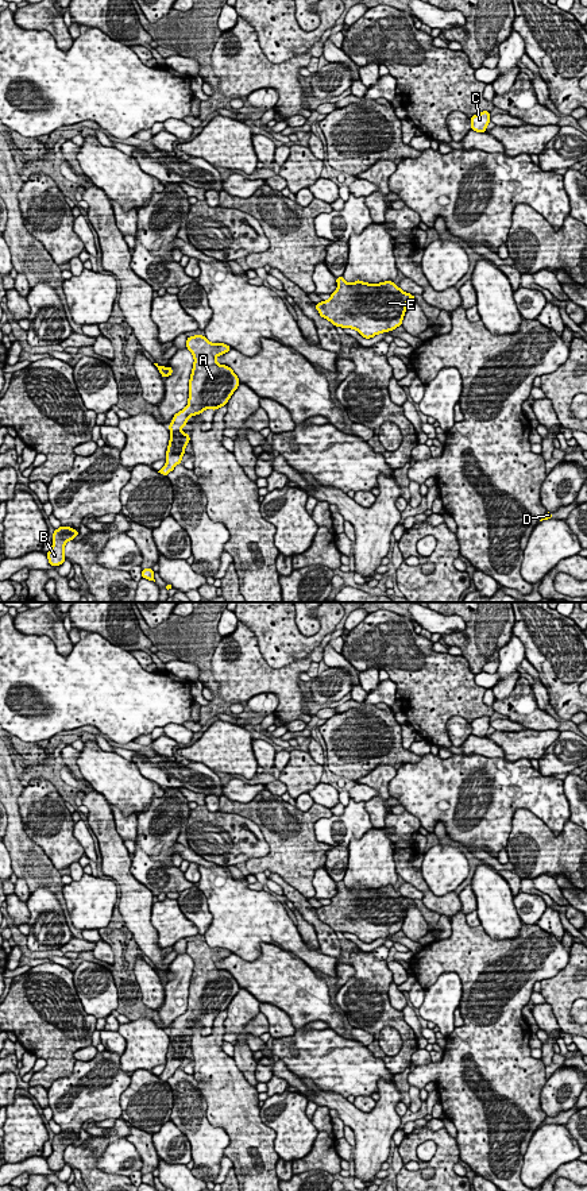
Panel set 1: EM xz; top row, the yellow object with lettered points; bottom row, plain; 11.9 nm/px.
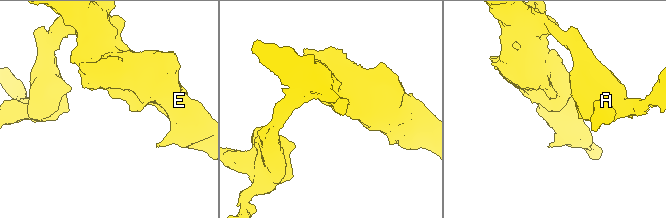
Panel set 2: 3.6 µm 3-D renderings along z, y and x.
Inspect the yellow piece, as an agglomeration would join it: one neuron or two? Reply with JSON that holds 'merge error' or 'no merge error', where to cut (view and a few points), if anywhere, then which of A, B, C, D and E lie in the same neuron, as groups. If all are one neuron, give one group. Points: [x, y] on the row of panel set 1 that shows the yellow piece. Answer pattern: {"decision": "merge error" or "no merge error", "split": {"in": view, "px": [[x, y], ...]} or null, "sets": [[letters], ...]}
{"decision": "no merge error", "split": null, "sets": [["A", "B", "C", "D", "E"]]}

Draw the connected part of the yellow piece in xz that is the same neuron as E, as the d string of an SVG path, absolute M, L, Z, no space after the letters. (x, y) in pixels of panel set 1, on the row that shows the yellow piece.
M340 275L336 282L337 289L331 298L314 304L316 309L335 327L356 329L366 339L399 327L408 302L416 300L393 281L367 284L356 280L348 284Z

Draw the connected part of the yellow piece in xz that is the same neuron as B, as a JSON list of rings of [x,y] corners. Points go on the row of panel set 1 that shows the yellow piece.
[[[61,525],[58,529],[54,531],[53,537],[51,537],[53,547],[46,554],[50,566],[55,567],[55,566],[59,566],[65,562],[65,559],[66,559],[65,554],[63,554],[65,544],[69,540],[73,540],[78,535],[80,535],[80,531],[74,531],[73,528],[63,527],[63,525]]]

